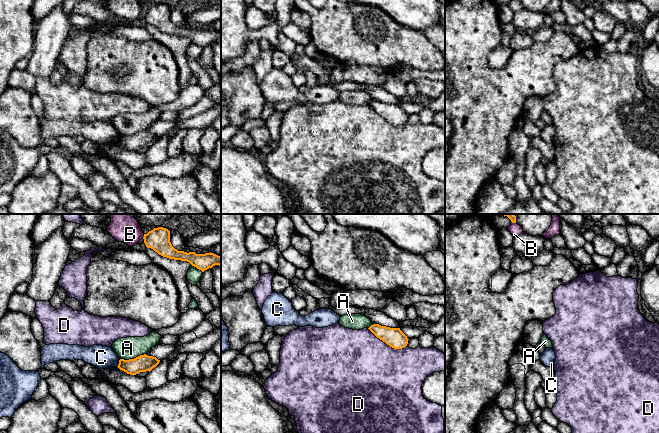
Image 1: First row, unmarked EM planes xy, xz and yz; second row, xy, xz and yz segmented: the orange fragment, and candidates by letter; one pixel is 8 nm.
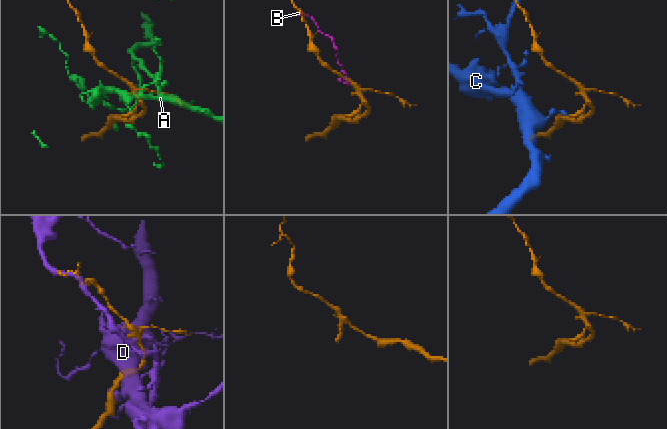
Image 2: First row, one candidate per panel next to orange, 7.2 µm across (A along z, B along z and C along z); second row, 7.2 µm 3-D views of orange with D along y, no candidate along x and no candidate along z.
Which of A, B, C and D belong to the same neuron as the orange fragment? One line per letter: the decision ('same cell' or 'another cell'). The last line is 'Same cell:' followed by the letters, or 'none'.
A: another cell
B: another cell
C: another cell
D: another cell
Same cell: none

